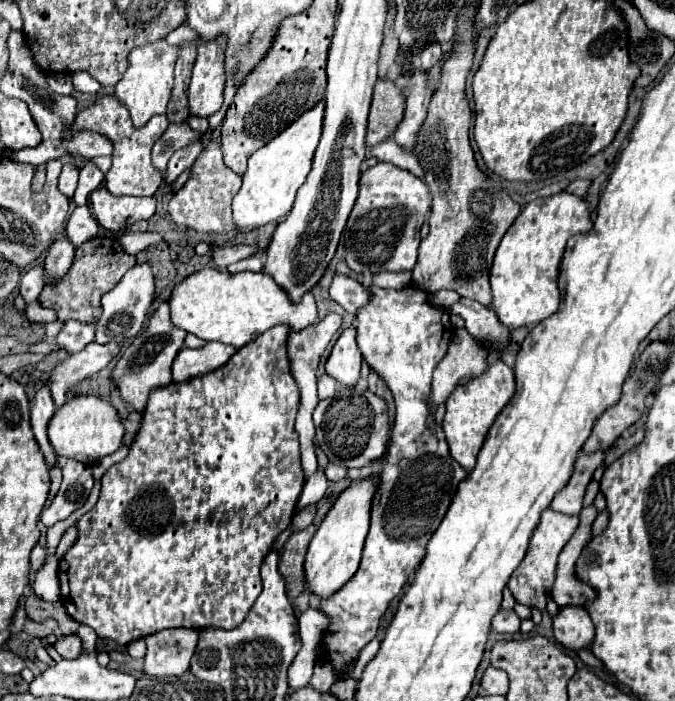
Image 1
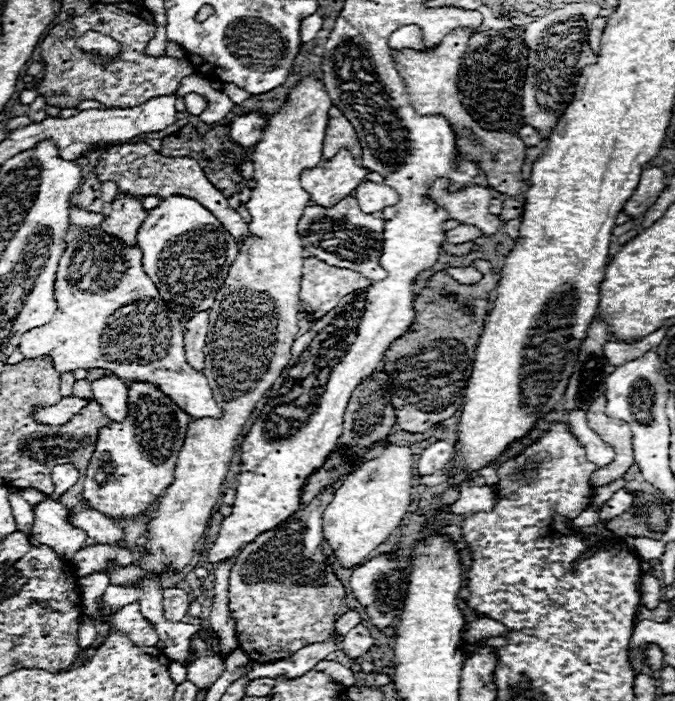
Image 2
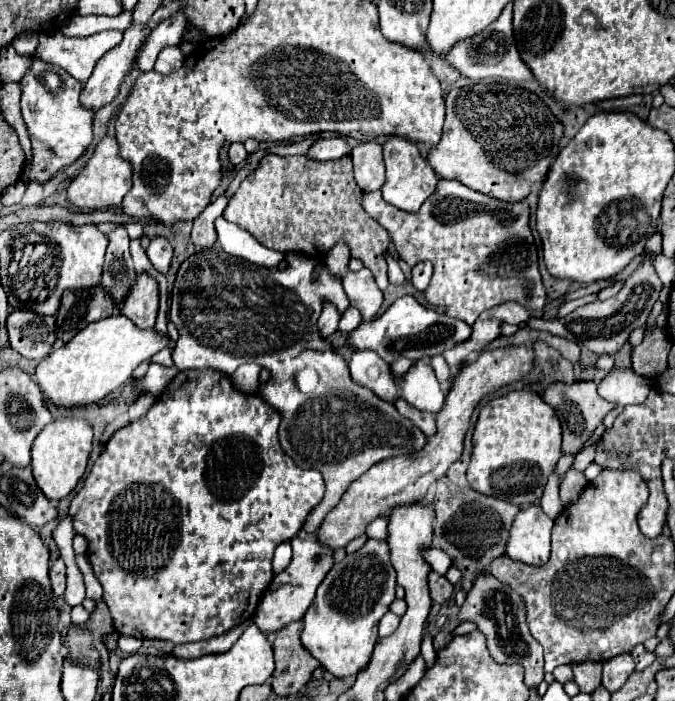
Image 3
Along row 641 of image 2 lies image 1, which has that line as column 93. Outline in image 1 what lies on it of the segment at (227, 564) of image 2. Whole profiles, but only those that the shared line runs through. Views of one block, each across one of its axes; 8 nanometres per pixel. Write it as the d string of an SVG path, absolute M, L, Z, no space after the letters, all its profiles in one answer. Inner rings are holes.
M78 206L66 226L66 234L74 246L80 246L86 240L92 240L98 234L98 222L94 220L90 206Z

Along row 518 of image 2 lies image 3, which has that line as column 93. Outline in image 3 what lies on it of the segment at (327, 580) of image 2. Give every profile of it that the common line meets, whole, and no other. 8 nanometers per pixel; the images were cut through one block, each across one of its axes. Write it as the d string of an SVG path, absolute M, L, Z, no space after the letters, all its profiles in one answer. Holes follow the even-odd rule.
M102 284L82 288L82 292L64 292L56 312L56 336L62 342L72 340L90 322L112 316L114 306L114 300L102 292Z

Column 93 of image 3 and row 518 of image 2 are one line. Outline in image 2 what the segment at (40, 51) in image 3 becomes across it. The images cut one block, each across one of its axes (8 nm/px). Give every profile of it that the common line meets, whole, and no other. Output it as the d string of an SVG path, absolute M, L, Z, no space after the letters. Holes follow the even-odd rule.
M46 500L34 508L34 528L28 534L32 544L48 544L62 558L70 560L86 542L86 532L70 524L72 508Z

